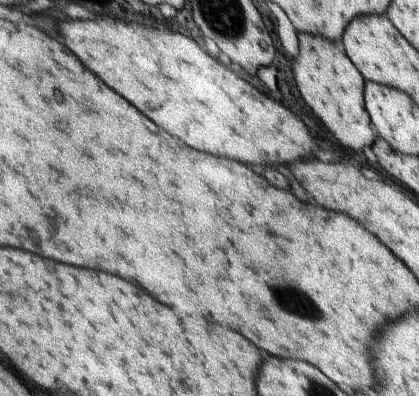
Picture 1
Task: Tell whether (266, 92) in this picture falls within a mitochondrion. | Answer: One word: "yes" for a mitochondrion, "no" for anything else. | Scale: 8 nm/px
no

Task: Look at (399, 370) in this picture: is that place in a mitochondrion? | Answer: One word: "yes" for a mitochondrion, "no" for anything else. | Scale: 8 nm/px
no

